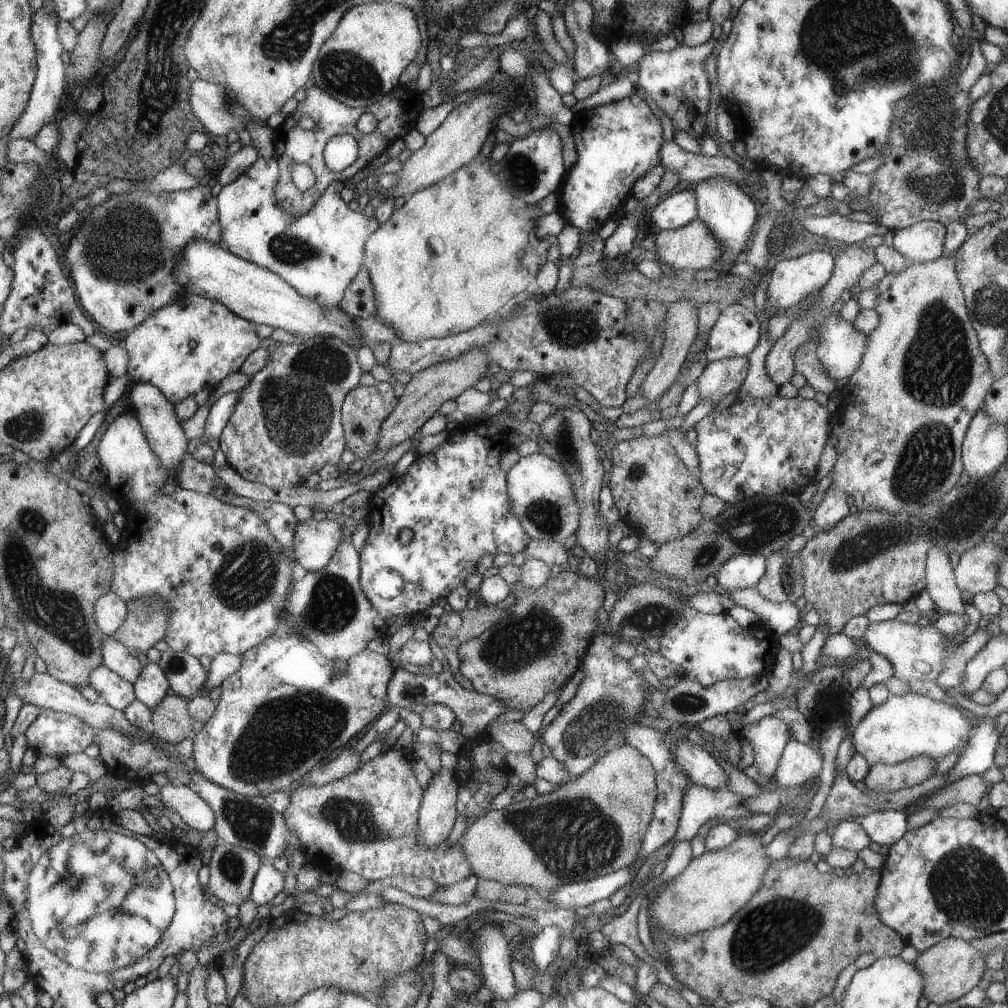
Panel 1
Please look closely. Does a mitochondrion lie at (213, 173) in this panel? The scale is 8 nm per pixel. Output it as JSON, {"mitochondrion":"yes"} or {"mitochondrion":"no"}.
{"mitochondrion":"no"}

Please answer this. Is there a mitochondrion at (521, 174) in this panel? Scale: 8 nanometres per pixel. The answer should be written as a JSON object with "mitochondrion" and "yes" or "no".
{"mitochondrion":"yes"}

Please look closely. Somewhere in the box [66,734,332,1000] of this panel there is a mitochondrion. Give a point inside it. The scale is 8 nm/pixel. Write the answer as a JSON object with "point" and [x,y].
{"point":[116,908]}

